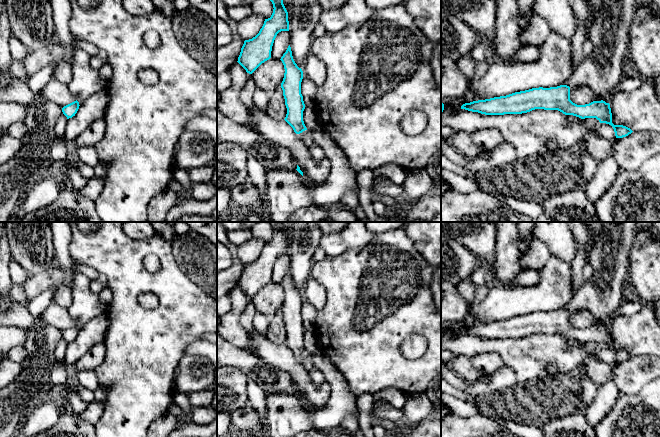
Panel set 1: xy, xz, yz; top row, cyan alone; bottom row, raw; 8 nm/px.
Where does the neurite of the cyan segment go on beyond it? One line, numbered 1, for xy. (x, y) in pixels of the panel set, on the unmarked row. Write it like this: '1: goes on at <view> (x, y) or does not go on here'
1: goes on at xy (85, 306)

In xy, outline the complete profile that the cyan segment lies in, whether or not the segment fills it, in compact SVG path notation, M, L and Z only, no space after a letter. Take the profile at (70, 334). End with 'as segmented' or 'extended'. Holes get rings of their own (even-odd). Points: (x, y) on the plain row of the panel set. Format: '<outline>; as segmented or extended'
M80 272L75 274L73 300L67 310L76 324L62 332L67 343L75 340L80 326L105 313L106 307L100 302L99 295L90 290L90 283L91 280L84 274Z; extended

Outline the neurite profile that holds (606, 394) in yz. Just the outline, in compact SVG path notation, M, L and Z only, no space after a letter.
M609 379L596 387L596 396L592 404L582 409L587 423L595 426L611 411L619 395L618 388L614 379Z

